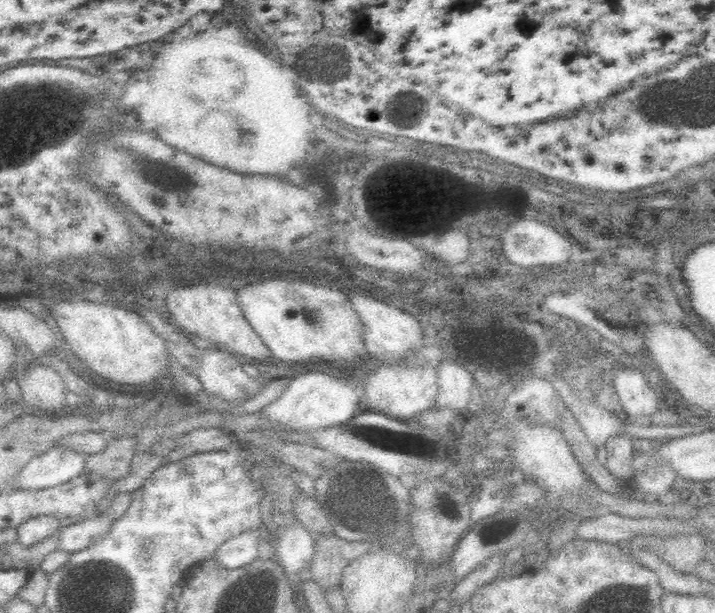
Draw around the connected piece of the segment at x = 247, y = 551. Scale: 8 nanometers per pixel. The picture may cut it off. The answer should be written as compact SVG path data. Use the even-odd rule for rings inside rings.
M260 530L242 532L242 536L236 536L222 544L216 552L216 560L226 568L240 568L252 562L252 558L258 556L258 540Z

